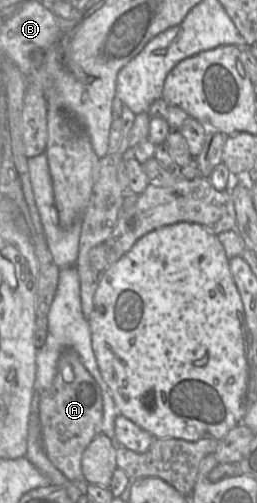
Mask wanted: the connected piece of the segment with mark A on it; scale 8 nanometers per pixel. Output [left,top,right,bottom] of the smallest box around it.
[38,350,103,487]

